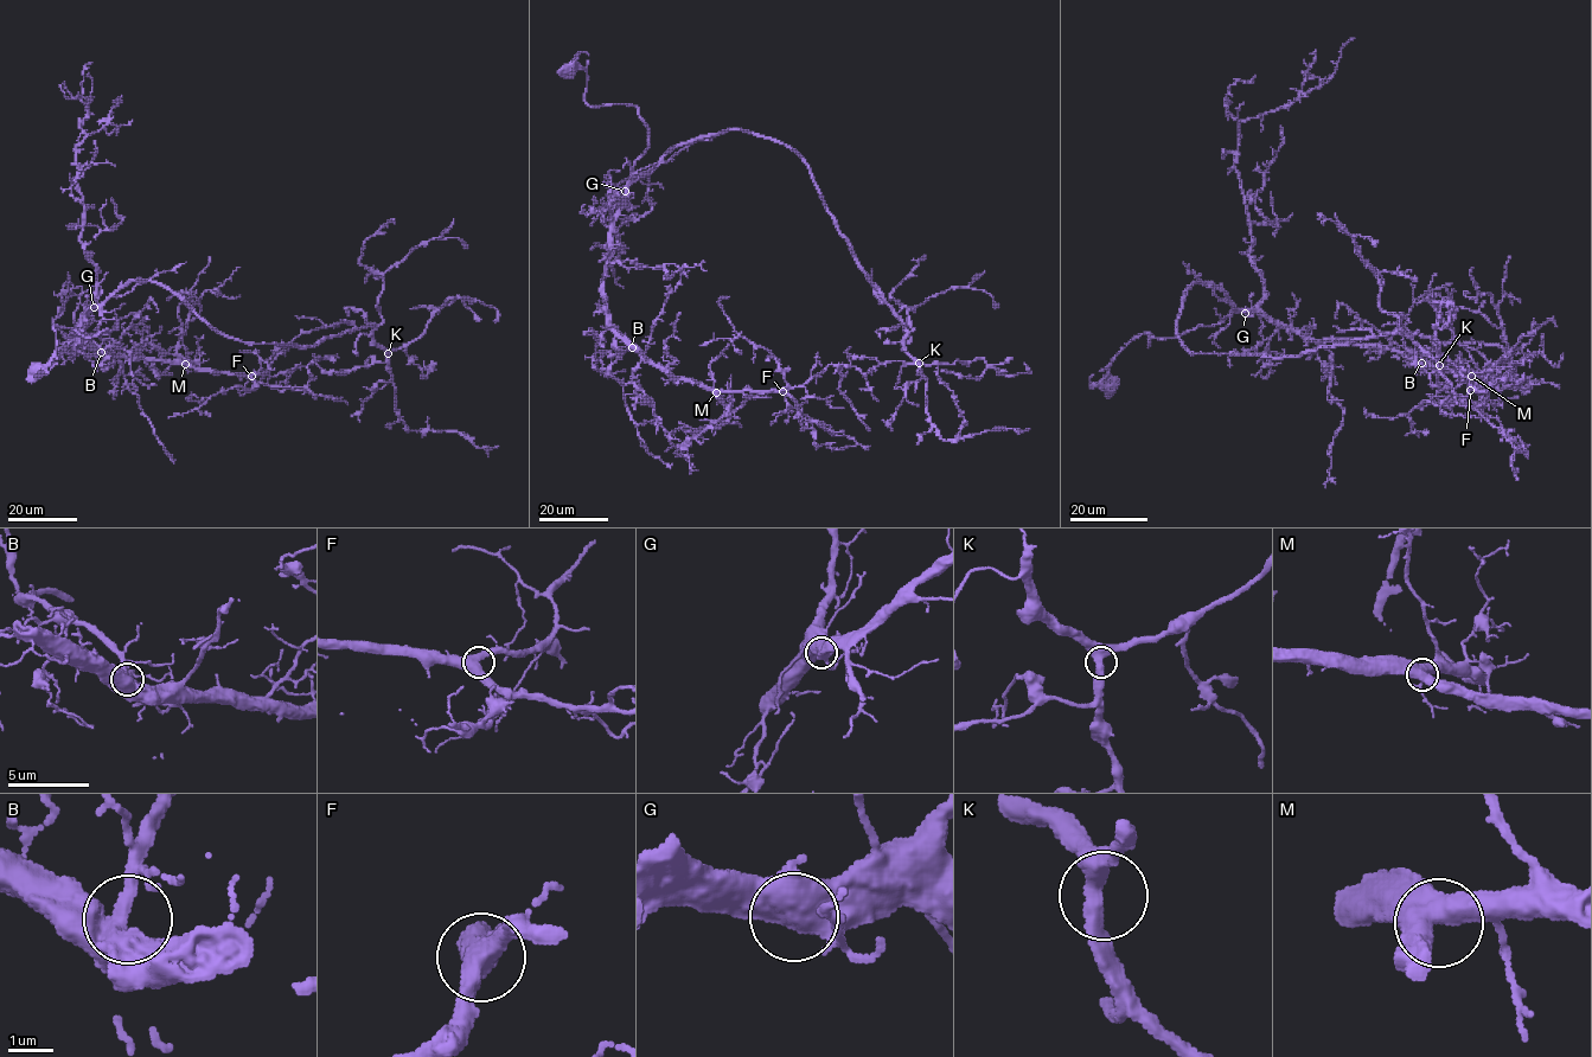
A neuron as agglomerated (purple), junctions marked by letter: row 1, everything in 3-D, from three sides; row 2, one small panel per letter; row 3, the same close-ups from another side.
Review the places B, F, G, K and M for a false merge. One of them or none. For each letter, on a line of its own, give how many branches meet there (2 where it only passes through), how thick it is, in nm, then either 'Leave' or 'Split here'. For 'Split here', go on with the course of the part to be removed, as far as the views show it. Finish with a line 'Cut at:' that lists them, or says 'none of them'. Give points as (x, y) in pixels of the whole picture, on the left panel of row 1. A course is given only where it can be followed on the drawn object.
B: Branches: 2. Thickness 600 nm. Leave
F: Branches: 3. Thickness 440 nm. Leave
G: Branches: 2. Thickness 600 nm. Leave
K: Branches: 3. Thickness 400 nm. Leave
M: Branches: 3. Thickness 550 nm. Leave
Cut at: none of them

